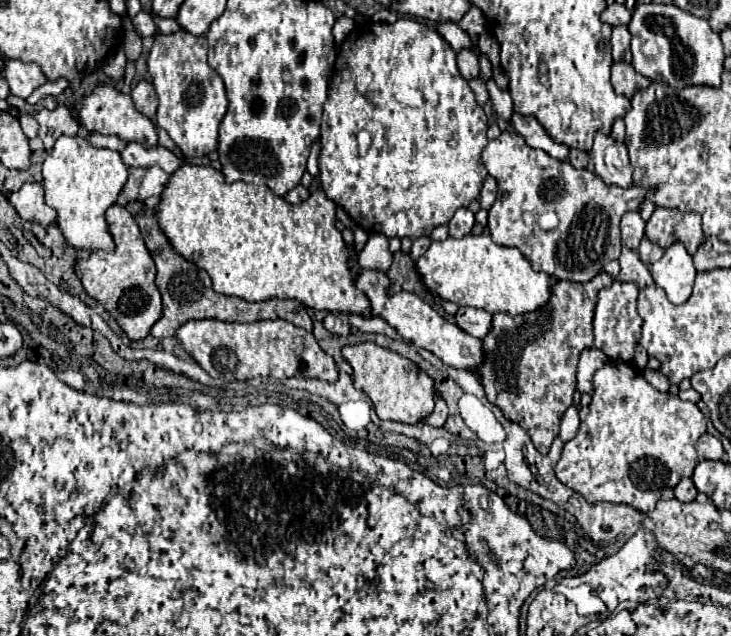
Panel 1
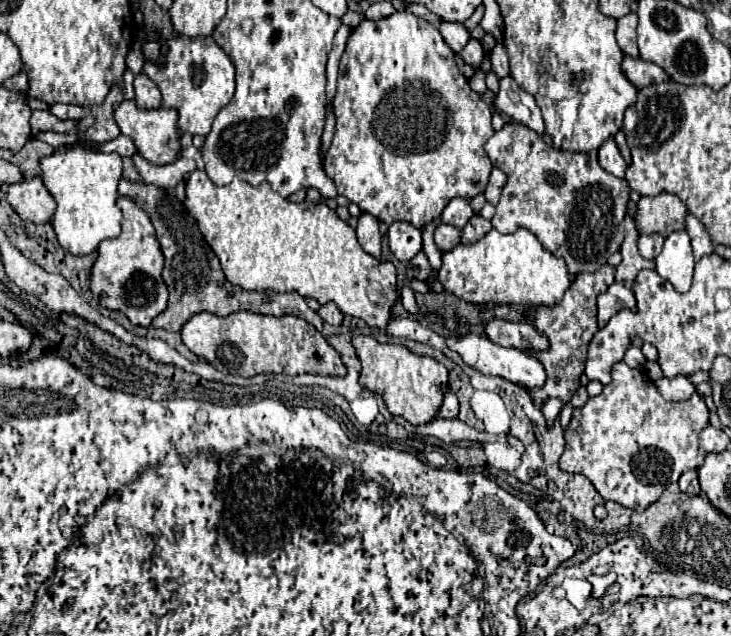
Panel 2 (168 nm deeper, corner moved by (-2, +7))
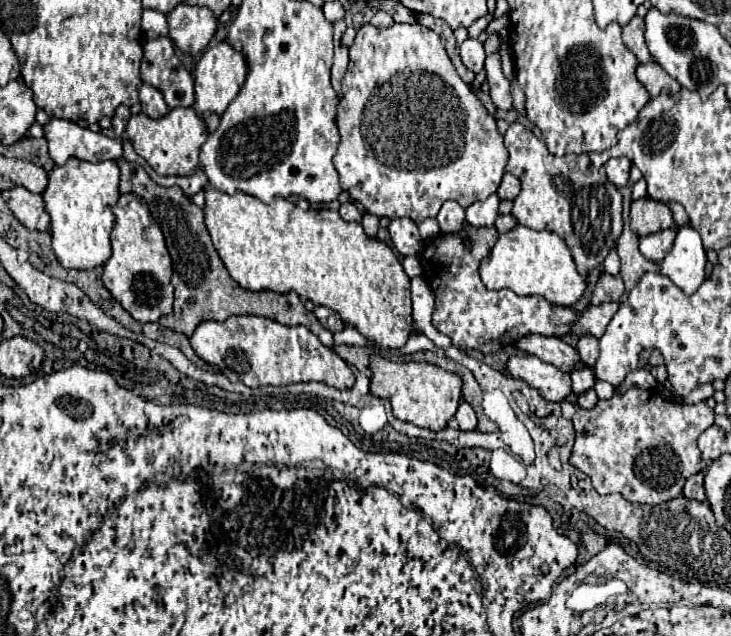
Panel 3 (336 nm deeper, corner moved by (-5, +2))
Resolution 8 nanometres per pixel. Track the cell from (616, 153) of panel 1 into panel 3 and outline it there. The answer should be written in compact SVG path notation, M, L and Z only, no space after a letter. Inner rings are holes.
M618 157L618 159L608 159L608 163L604 165L604 171L608 175L608 181L614 183L616 187L622 187L628 183L628 173L630 173L630 161L626 157Z

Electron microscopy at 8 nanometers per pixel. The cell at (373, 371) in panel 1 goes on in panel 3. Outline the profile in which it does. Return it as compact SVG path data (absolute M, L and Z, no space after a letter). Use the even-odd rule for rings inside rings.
M372 355L370 371L374 373L370 381L370 393L374 397L388 399L392 403L392 411L396 419L400 421L408 421L430 431L440 431L448 425L448 421L454 417L460 405L462 379L456 373L440 369L438 365L416 363L416 361L394 363L382 359L380 355Z

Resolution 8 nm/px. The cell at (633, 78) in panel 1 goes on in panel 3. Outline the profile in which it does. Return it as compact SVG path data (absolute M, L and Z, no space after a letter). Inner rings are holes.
M646 63L646 65L640 65L638 71L636 71L636 77L638 81L646 87L646 91L652 95L652 97L658 97L662 93L678 93L682 87L676 79L672 79L658 63Z

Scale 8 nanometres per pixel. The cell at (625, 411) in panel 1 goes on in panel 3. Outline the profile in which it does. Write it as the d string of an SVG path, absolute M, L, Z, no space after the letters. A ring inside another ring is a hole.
M632 387L624 395L612 395L608 401L598 401L594 409L578 409L572 417L576 429L576 443L572 451L572 465L592 479L598 493L622 493L632 503L658 505L682 495L686 479L702 471L704 463L696 439L714 423L714 411L702 401L696 405L670 403L656 391Z

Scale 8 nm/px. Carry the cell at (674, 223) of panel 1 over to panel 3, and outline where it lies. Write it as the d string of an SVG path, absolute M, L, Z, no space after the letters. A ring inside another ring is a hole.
M650 197L632 201L630 229L634 229L634 233L644 237L668 227L674 227L674 221L672 221L672 211L668 209L666 203L658 203Z

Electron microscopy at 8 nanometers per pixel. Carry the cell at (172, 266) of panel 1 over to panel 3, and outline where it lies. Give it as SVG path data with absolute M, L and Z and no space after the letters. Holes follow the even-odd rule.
M118 159L116 163L120 167L120 193L136 193L148 203L154 221L162 227L168 251L172 255L172 263L174 263L172 285L174 285L174 291L176 291L174 313L160 317L160 325L190 337L202 321L208 321L208 319L226 321L232 315L248 313L248 315L262 315L262 317L274 319L274 321L288 325L288 327L304 325L326 347L334 345L332 333L318 323L314 313L304 307L304 303L300 301L300 297L294 291L290 291L288 295L274 293L274 291L248 291L248 289L242 289L228 275L220 255L216 253L216 249L212 245L208 229L204 225L204 211L200 207L196 207L182 193L182 189L178 185L160 187L150 179L150 175L140 165L130 163L126 159Z

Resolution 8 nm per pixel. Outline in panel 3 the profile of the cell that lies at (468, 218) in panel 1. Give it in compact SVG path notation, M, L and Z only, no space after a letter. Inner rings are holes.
M444 201L444 205L440 207L436 221L440 223L440 231L442 233L456 233L462 229L464 223L464 207L460 207L456 201Z

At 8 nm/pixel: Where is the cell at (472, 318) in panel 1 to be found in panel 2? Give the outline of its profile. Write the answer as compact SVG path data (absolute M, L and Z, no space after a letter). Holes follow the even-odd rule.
M491 318L485 322L485 332L487 332L487 338L499 346L511 346L511 348L519 348L519 350L549 348L547 338L541 336L527 322L509 322L509 320L501 320L501 318Z

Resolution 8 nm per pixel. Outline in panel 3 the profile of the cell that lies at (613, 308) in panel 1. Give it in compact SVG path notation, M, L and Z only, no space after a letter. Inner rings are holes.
M466 223L462 233L440 233L432 241L426 241L418 259L422 265L422 277L434 291L434 315L432 325L452 339L458 349L476 349L482 353L496 353L502 345L514 345L518 337L526 335L594 335L602 337L612 315L618 311L618 303L588 305L582 313L572 307L562 307L546 301L542 295L518 297L510 289L490 291L482 285L478 277L480 261L490 253L494 241L500 237L498 229L492 227L472 227Z

